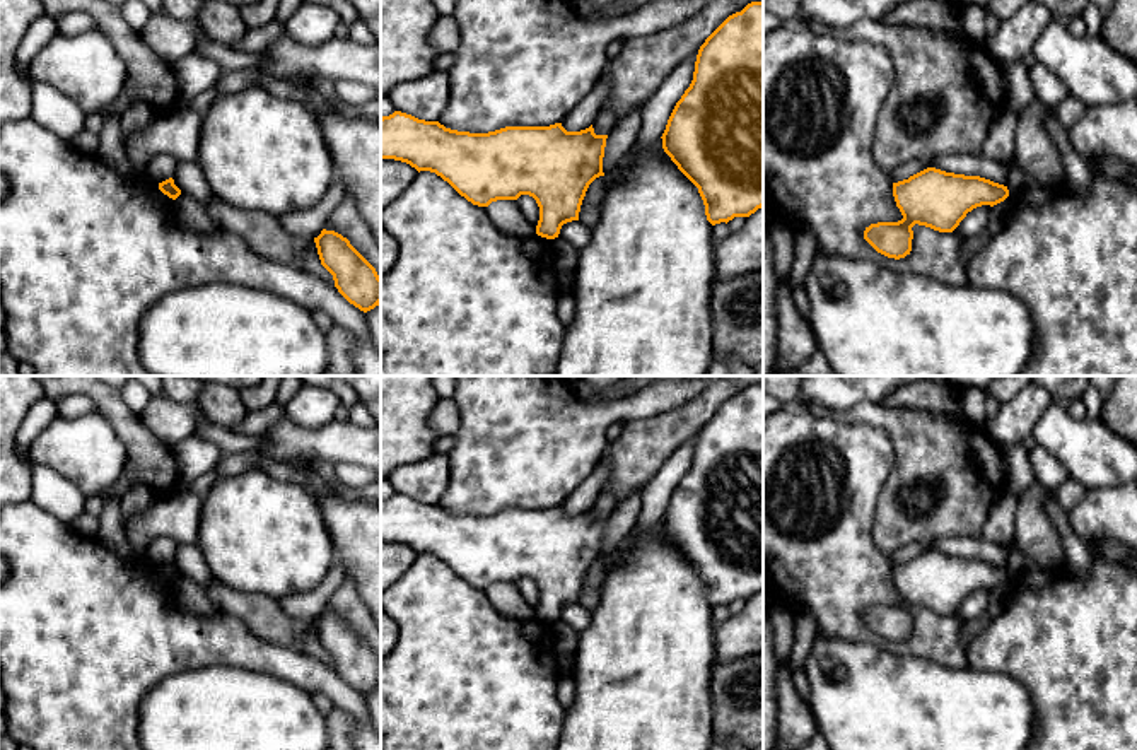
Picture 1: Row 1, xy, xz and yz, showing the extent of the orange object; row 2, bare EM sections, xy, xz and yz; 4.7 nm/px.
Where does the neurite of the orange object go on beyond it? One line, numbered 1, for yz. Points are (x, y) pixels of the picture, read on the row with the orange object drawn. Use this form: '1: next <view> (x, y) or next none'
1: next none

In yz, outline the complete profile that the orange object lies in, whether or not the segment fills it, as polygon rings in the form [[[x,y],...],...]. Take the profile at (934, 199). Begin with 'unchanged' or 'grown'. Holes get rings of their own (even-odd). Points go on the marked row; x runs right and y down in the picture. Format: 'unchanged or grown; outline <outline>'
unchanged; outline [[[927,167],[908,179],[893,183],[893,196],[903,219],[871,224],[864,231],[864,239],[878,253],[900,260],[912,251],[915,224],[953,232],[968,212],[1004,202],[1009,190],[980,176]]]

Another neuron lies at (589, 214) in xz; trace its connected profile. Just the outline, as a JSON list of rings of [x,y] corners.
[[[599,176],[589,185],[579,212],[579,220],[589,229],[599,222],[604,195],[606,176]]]

